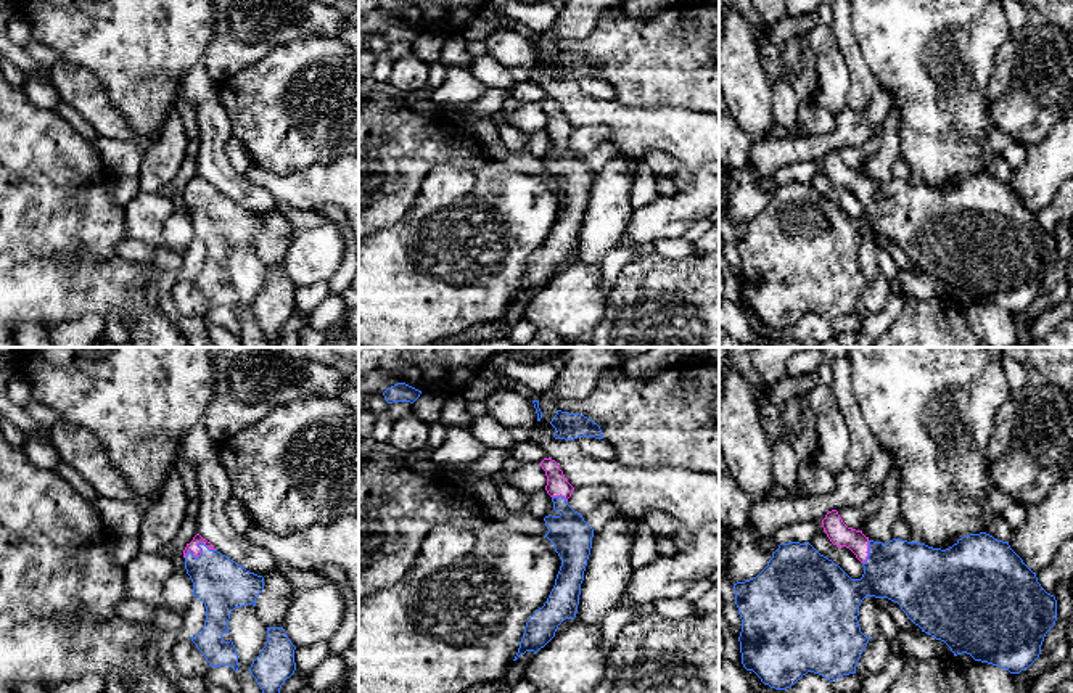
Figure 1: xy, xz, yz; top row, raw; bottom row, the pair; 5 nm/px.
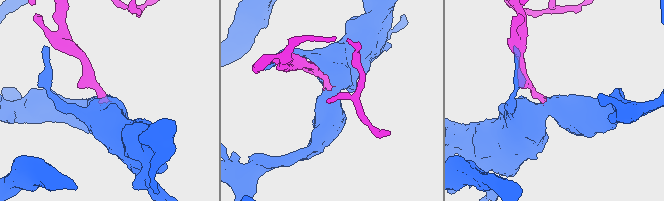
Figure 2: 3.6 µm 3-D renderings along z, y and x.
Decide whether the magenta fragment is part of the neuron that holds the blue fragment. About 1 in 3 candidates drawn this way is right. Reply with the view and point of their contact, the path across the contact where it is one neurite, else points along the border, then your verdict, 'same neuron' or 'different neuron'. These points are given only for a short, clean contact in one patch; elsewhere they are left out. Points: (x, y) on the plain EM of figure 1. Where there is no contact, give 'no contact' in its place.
xy (201, 190) | across xy (219, 222), (203, 203), (201, 190), (193, 185) | same neuron

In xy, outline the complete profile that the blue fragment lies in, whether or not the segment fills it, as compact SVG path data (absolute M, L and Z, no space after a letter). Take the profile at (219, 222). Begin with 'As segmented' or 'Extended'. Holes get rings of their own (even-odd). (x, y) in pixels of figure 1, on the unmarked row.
Extended. M199 174L183 190L185 209L193 222L193 236L206 246L203 270L190 277L211 307L228 305L238 310L238 294L233 281L225 281L228 259L235 248L256 246L264 230L264 217L246 211L228 196L217 191Z

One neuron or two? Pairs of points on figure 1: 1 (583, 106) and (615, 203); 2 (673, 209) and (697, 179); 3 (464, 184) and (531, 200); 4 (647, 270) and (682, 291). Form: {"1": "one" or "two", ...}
{"1": "two", "2": "one", "3": "one", "4": "one"}

